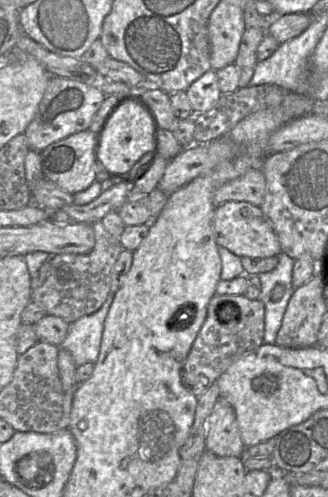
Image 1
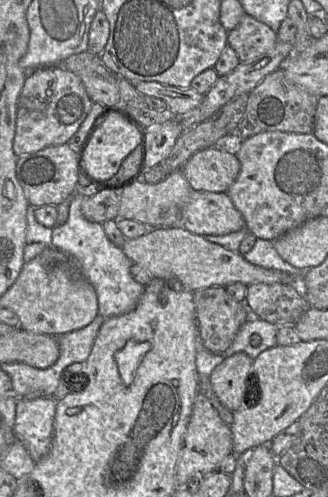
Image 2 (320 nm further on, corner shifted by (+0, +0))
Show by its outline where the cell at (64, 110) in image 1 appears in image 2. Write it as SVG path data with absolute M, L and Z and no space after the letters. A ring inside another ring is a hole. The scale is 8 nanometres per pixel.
M43 67L29 71L17 106L13 150L17 157L35 153L49 146L66 144L91 110L93 101L82 80L60 67Z

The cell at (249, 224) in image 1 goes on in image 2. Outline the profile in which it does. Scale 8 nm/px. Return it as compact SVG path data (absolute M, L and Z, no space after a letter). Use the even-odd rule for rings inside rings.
M194 191L182 209L181 227L200 235L226 235L246 228L227 193Z

